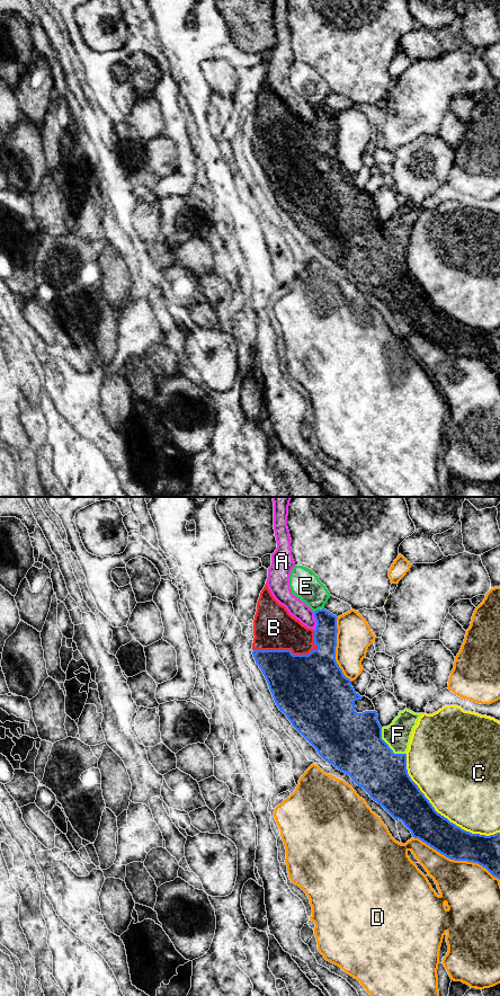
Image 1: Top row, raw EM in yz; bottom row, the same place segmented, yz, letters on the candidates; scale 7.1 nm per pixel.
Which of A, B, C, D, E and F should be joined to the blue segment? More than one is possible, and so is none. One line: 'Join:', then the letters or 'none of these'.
Join: B, F

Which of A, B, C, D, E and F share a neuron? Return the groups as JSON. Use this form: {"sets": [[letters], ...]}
{"sets": [["A"], ["B", "F"], ["C"], ["D"], ["E"]]}

